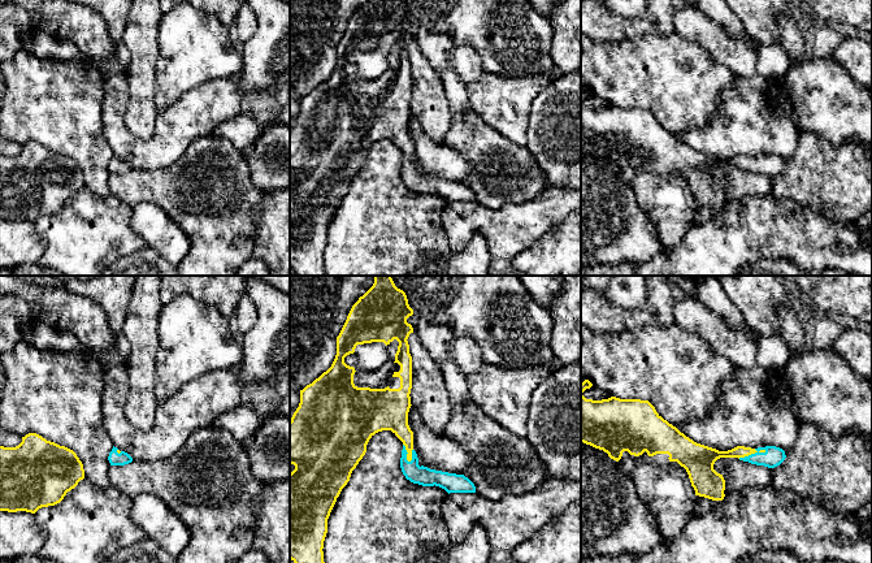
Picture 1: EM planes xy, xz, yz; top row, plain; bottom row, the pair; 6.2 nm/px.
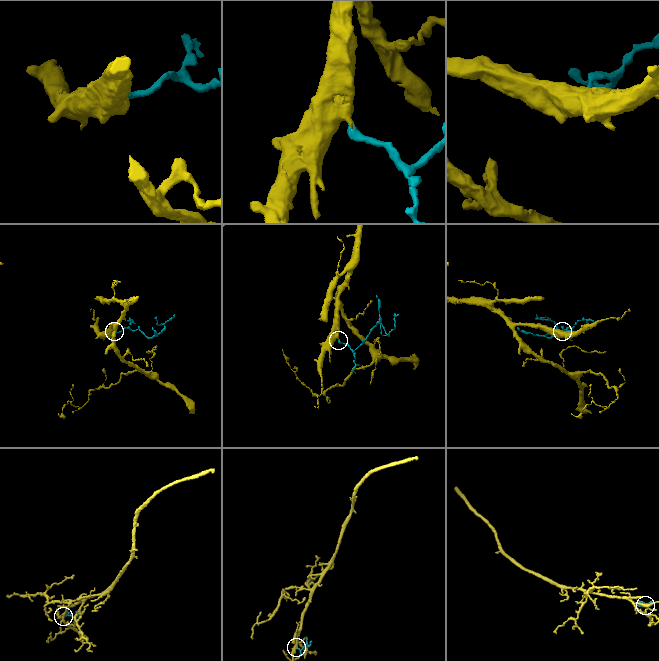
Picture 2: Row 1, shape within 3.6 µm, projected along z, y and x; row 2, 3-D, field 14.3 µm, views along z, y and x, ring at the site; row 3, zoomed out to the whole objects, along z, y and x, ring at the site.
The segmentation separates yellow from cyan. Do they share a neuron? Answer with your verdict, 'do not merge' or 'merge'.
merge

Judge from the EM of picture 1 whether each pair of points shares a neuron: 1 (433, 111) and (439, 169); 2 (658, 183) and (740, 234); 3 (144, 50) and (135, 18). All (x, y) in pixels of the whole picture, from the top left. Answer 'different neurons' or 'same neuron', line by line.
1: different neurons
2: different neurons
3: same neuron

